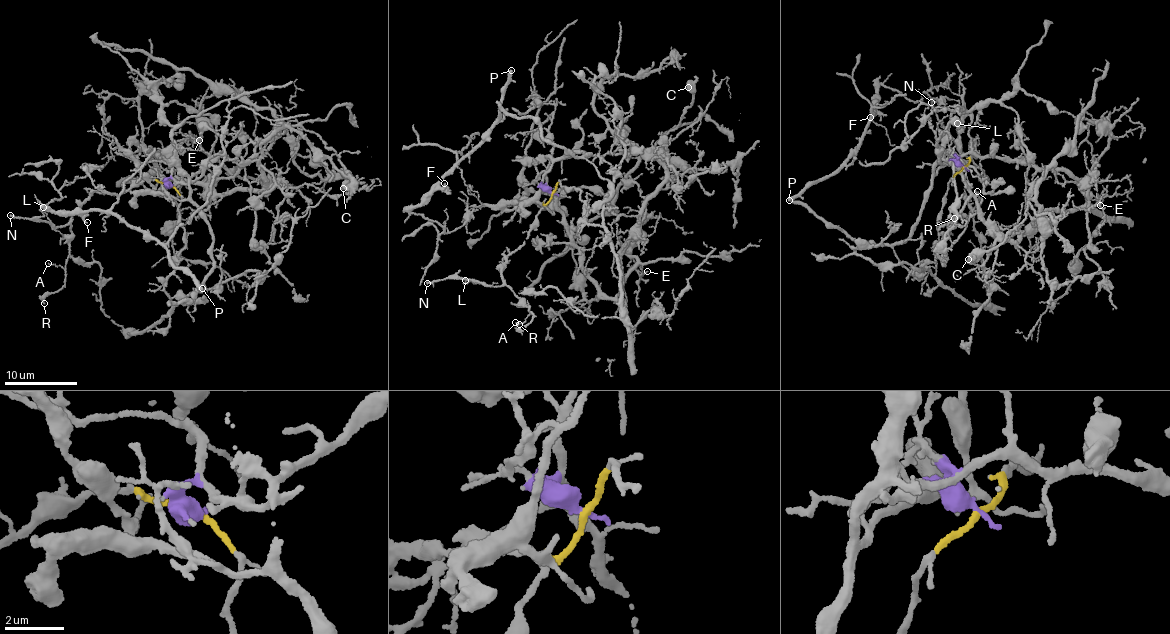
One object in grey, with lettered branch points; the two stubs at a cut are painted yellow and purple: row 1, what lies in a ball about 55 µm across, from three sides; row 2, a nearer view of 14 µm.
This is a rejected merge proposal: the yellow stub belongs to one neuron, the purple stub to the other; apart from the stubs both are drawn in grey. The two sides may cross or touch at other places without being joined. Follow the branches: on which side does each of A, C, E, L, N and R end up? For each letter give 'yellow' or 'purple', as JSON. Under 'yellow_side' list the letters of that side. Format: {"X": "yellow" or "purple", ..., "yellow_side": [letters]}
{"A": "yellow", "C": "purple", "E": "purple", "L": "yellow", "N": "yellow", "R": "yellow", "yellow_side": ["A", "L", "N", "R"]}

